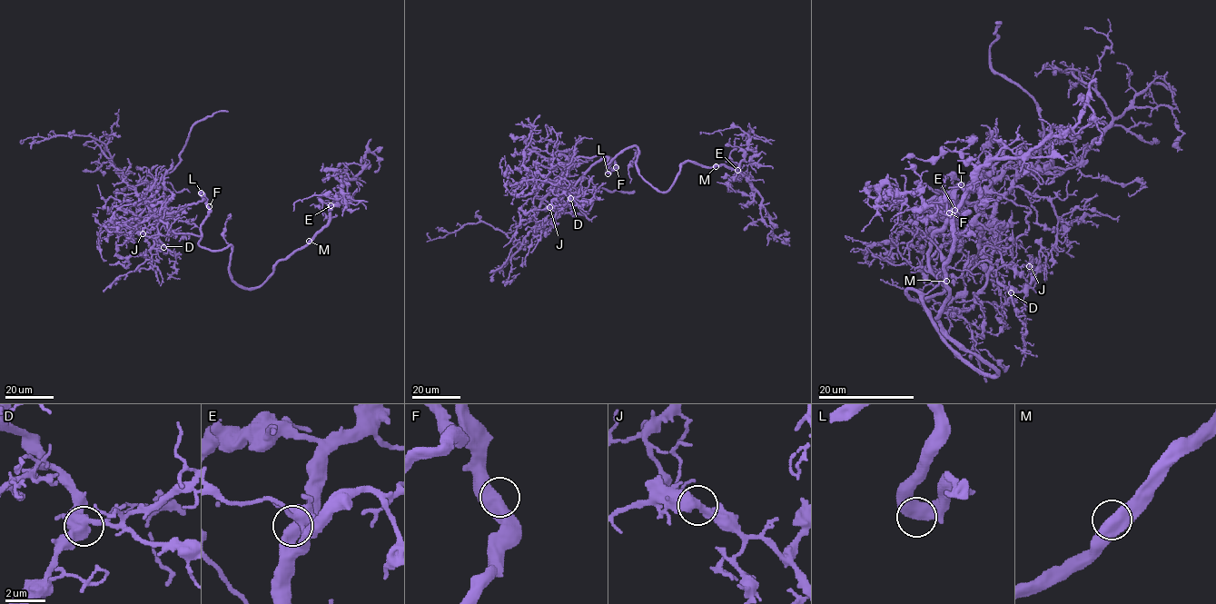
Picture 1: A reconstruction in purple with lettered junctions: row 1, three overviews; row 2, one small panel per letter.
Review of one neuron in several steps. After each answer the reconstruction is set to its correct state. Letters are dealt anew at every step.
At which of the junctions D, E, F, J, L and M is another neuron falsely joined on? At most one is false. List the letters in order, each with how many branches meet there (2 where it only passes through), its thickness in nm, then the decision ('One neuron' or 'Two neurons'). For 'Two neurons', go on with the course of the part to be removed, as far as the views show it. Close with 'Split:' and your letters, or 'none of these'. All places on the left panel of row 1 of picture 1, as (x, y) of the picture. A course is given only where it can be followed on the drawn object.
D: Branches: 2. Thickness 500 nm. One neuron
E: Branches: 2. Thickness 500 nm. One neuron
F: Branches: 2. Thickness 550 nm. One neuron
J: Branches: 2. Thickness 550 nm. One neuron
L: Branches: 2. Thickness 550 nm. One neuron
M: Branches: 2. Thickness 600 nm. One neuron
Split: none of these

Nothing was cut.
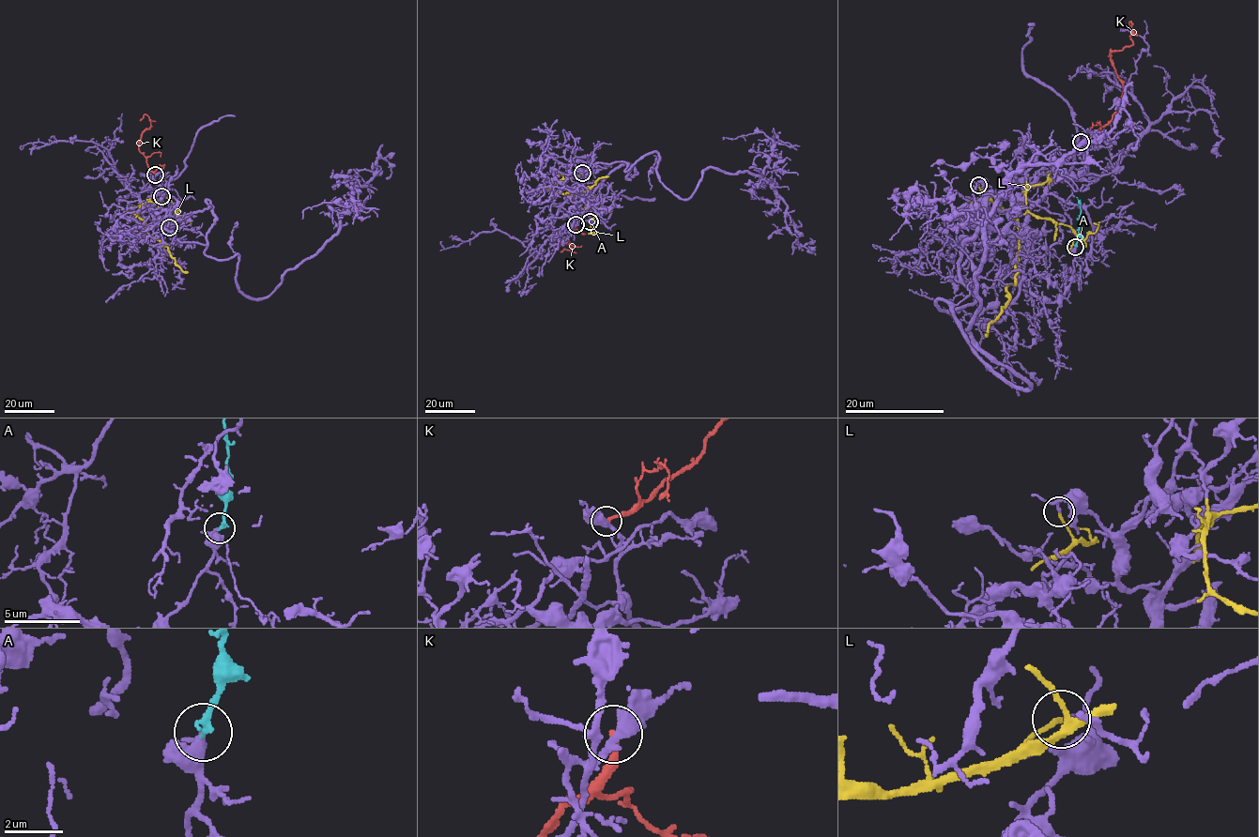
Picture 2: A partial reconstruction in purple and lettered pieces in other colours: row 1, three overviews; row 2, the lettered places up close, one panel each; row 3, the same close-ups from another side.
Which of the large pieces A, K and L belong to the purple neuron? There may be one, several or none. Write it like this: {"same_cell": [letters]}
{"same_cell": ["A"]}

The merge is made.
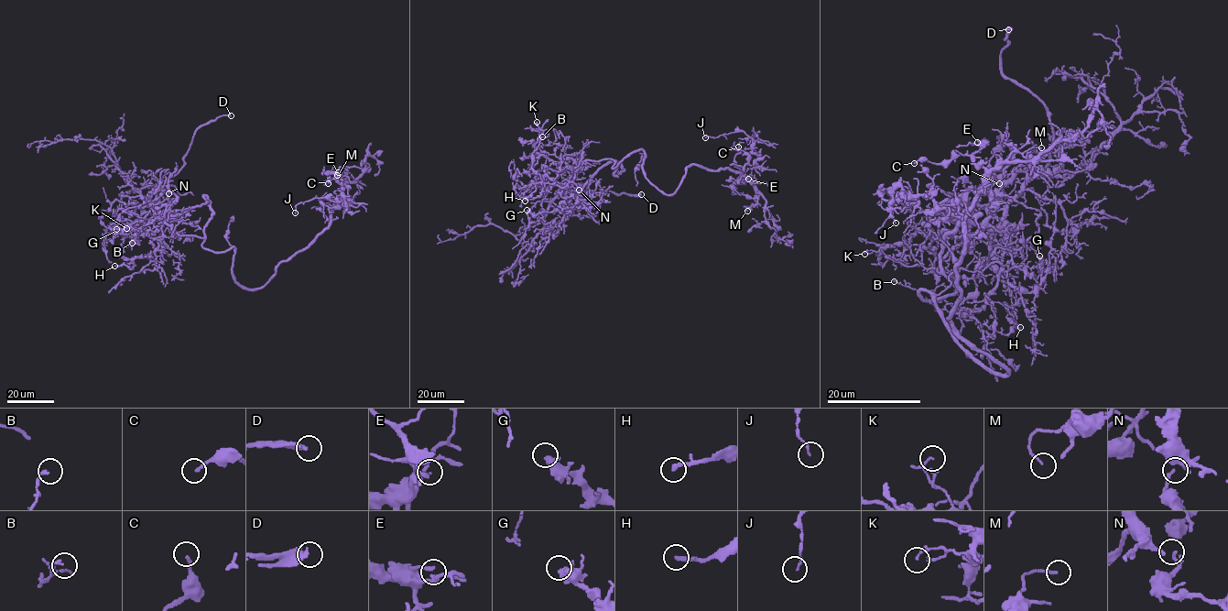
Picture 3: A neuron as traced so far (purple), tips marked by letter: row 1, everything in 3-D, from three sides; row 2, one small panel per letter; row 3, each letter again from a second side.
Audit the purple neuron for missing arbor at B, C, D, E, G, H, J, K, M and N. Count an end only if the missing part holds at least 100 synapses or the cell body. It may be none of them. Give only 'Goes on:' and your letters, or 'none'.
Goes on: D

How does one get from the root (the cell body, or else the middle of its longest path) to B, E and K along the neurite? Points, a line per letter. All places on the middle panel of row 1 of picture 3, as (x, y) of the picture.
B: (641, 149), (614, 168), (611, 159), (584, 160), (574, 173), (574, 195), (531, 167), (542, 136)
E: (641, 149), (644, 175), (668, 194), (674, 192), (691, 164), (709, 170), (730, 168), (748, 179)
K: (641, 149), (627, 154), (614, 168), (611, 159), (586, 159), (573, 172), (535, 149), (537, 122)

